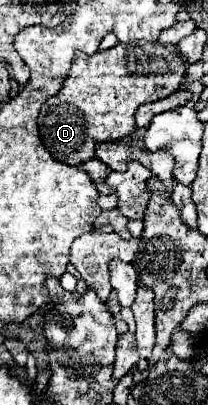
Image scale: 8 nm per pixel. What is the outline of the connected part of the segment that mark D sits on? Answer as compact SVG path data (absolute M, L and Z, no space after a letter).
M117 44L93 56L77 52L63 88L41 106L37 120L41 142L55 160L81 166L95 158L99 144L131 136L137 130L137 108L147 102L163 100L173 94L181 82L183 76L179 74L161 74L161 44Z

